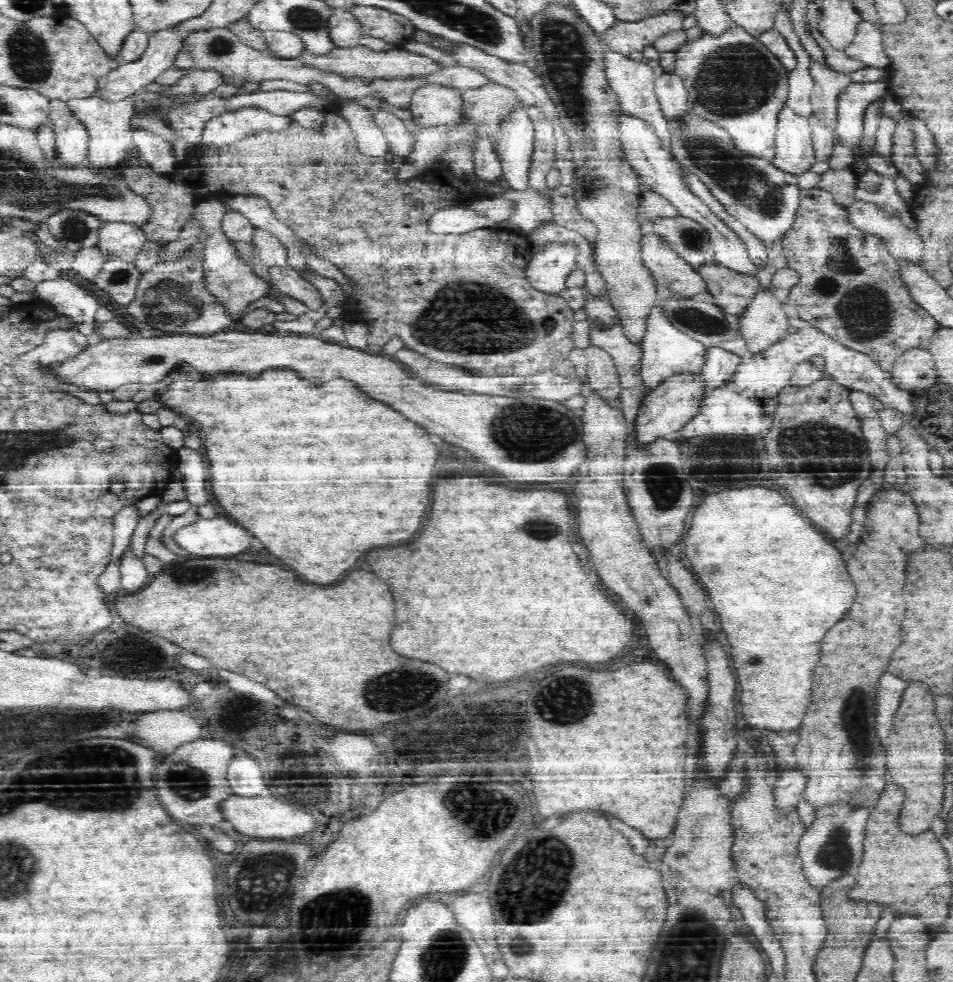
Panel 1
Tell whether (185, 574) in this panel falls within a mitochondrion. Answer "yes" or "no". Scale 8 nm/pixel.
yes

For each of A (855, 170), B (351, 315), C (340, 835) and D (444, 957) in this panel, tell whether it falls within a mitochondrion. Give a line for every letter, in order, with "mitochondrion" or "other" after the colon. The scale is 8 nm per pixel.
A: other
B: other
C: other
D: mitochondrion

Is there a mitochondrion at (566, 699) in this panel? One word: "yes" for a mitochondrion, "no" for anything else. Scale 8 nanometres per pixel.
yes

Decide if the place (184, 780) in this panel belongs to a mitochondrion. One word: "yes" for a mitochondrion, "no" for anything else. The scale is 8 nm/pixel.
yes

